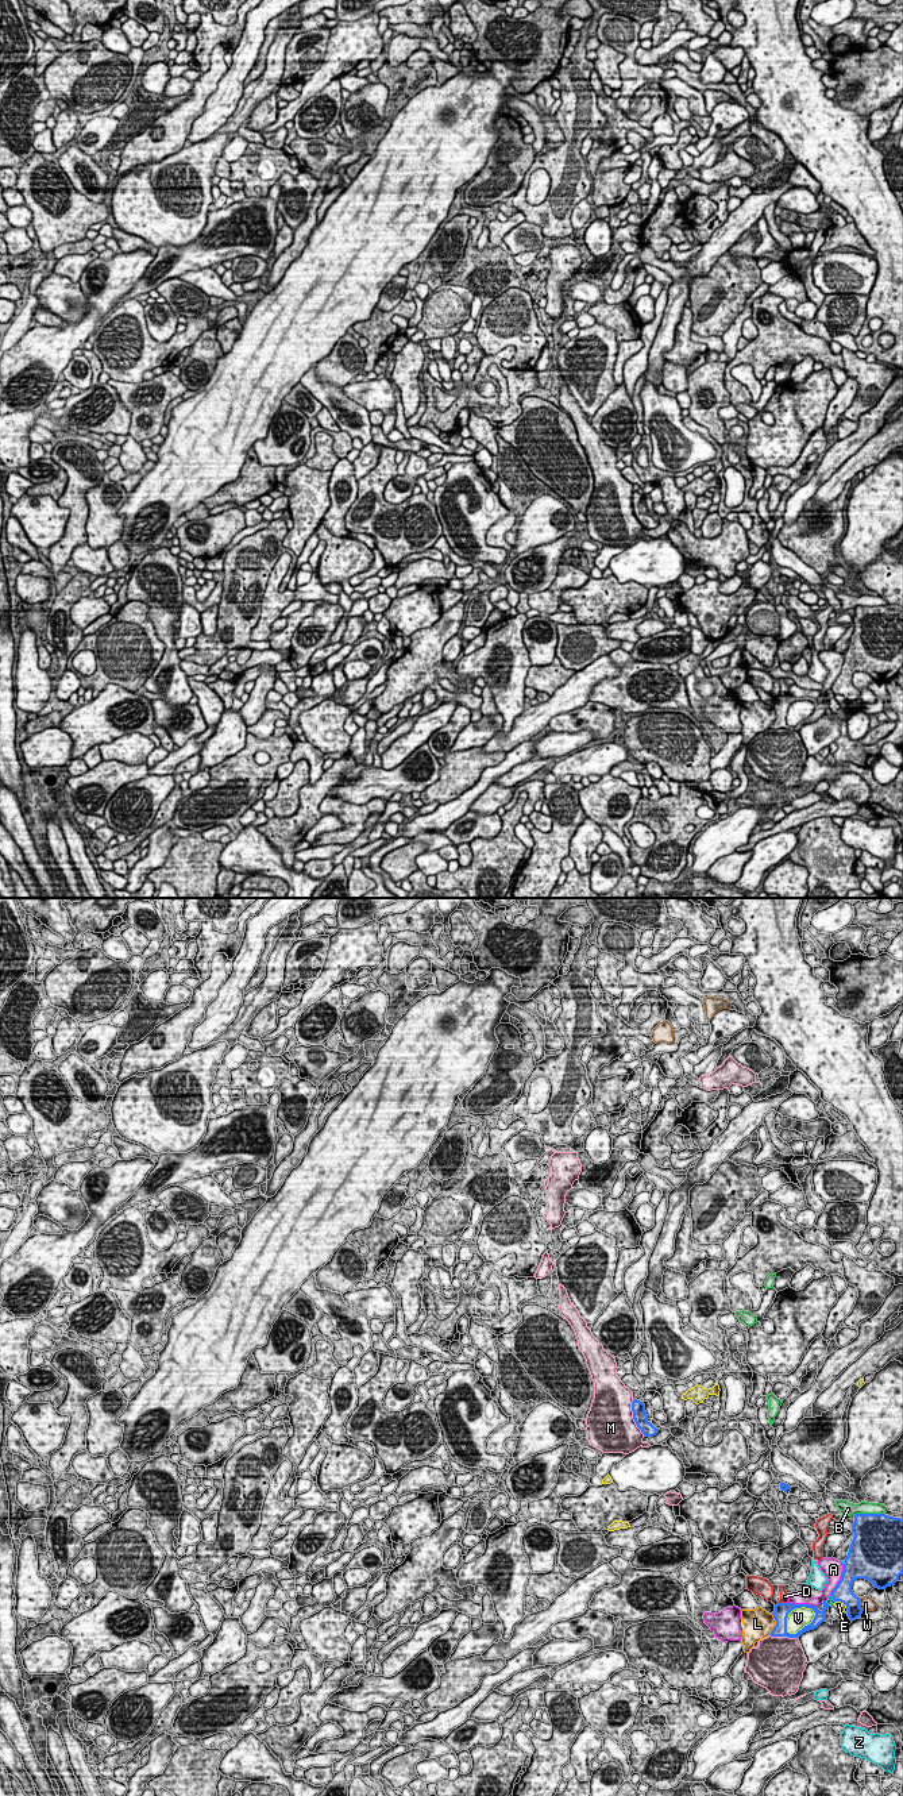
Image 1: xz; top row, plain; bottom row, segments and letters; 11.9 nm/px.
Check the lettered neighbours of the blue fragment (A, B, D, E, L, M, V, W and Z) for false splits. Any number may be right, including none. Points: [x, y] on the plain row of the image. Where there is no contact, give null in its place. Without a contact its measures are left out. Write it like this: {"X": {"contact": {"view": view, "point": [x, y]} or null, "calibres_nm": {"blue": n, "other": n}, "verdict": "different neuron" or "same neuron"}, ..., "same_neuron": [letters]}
{"A": {"contact": {"view": "xz", "point": [840, 673]}, "calibres_nm": {"blue": 280, "other": 240}, "verdict": "different neuron"}, "B": {"contact": {"view": "xz", "point": [868, 606]}, "calibres_nm": {"blue": 480, "other": 160}, "verdict": "different neuron"}, "D": {"contact": {"view": "xz", "point": [783, 696]}, "calibres_nm": {"blue": 190, "other": 100}, "verdict": "different neuron"}, "E": {"contact": {"view": "xz", "point": [841, 694]}, "calibres_nm": {"blue": 220, "other": 90}, "verdict": "different neuron"}, "L": {"contact": {"view": "xz", "point": [776, 717]}, "calibres_nm": {"blue": 190, "other": 360}, "verdict": "different neuron"}, "M": {"contact": {"view": "xz", "point": [633, 509]}, "calibres_nm": {"blue": 170, "other": 480}, "verdict": "different neuron"}, "V": {"contact": {"view": "xz", "point": [803, 720]}, "calibres_nm": {"blue": 130, "other": 240}, "verdict": "different neuron"}, "W": {"contact": {"view": "xz", "point": [859, 697]}, "calibres_nm": {"blue": 220, "other": 160}, "verdict": "different neuron"}, "Z": {"contact": {"view": "xz", "point": [833, 692]}, "calibres_nm": {"blue": 220, "other": 70}, "verdict": "different neuron"}, "same_neuron": []}

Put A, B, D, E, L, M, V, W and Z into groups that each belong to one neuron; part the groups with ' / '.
A V / B / D / E / L / M / W / Z

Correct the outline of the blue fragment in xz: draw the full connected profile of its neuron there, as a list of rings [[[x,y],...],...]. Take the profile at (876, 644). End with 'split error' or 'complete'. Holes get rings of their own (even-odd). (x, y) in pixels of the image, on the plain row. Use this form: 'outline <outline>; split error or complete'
outline [[[856,606],[852,625],[854,629],[844,664],[831,690],[846,698],[853,714],[863,706],[860,690],[852,683],[854,672],[865,671],[875,681],[884,682],[895,678],[903,667],[903,612],[885,606]]]; complete

